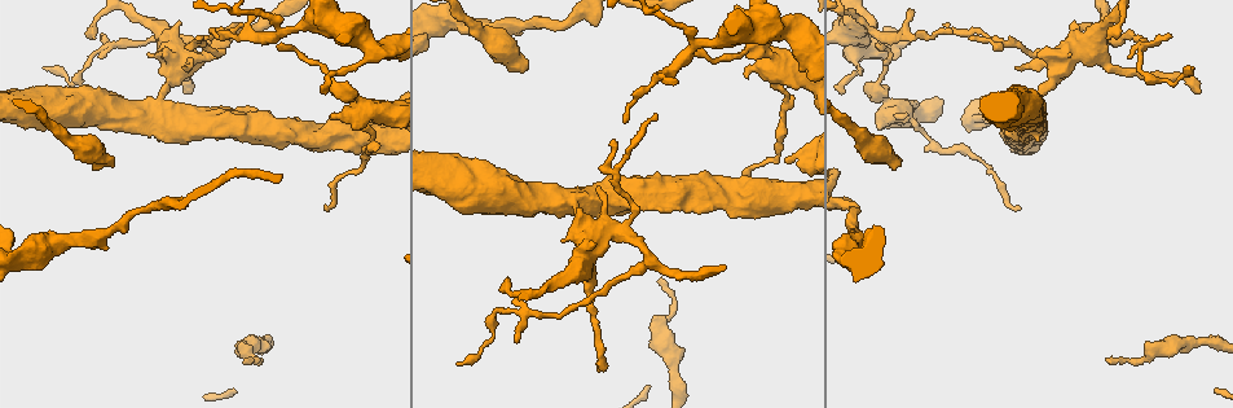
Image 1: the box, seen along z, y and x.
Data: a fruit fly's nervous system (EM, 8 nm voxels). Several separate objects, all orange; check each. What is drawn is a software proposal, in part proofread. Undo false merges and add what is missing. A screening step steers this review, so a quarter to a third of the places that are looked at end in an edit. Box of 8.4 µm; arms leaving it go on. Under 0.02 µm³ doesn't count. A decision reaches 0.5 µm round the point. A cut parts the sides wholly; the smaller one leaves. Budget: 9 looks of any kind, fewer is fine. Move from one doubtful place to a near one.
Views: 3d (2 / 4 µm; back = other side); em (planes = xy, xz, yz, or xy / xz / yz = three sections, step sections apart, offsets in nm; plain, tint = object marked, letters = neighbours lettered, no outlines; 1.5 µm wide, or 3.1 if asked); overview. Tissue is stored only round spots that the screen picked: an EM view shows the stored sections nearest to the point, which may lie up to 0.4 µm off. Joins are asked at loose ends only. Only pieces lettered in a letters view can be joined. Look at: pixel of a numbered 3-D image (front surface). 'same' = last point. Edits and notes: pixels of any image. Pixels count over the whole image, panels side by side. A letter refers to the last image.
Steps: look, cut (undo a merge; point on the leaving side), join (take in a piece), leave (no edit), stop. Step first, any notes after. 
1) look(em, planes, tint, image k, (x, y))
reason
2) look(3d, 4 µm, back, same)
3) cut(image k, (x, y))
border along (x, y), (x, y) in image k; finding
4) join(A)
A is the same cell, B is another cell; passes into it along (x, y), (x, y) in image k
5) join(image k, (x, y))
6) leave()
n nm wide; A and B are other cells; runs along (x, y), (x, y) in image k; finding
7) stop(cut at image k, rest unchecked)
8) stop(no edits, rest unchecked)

look(em, xz, step 8, tint, image 1, (694, 48))
looks like a crossing

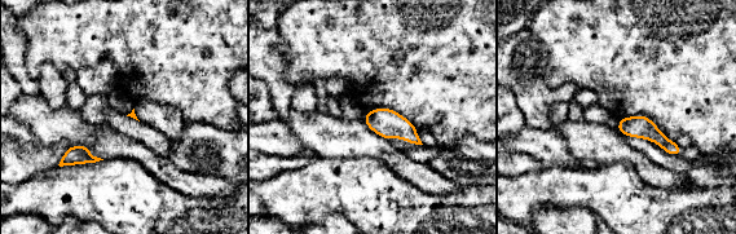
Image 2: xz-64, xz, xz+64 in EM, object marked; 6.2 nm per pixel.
look(em, planes, letters, same)
another direction

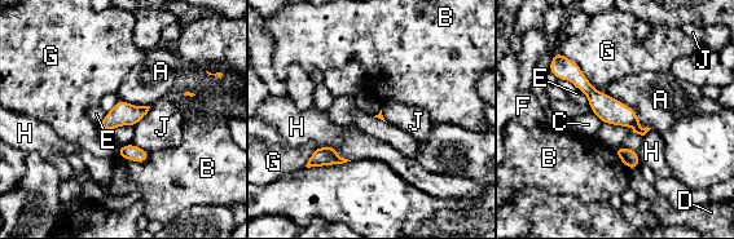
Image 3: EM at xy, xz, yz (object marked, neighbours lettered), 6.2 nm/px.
leave()
A, B, C, D, E, F, G, H and J are other cells; runs along (557, 71), (570, 71), (642, 131) in image 3; all the same neuron

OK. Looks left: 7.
look(3d, 4 µm, back, image 1, (332, 113))
free end

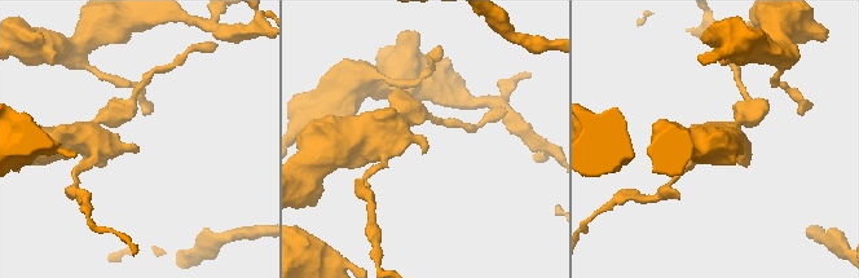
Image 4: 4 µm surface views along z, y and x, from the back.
look(em, planes, plain, image 4, (129, 144))
now the EM

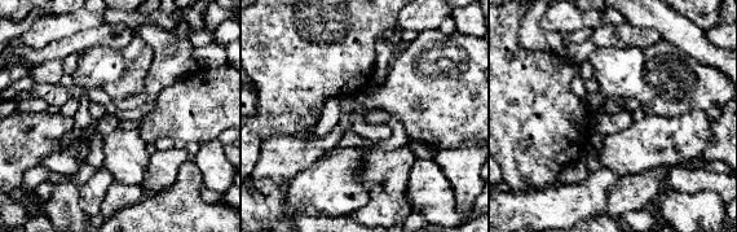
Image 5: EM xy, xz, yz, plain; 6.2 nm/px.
look(em, planes, letters, same)
see the neighbours

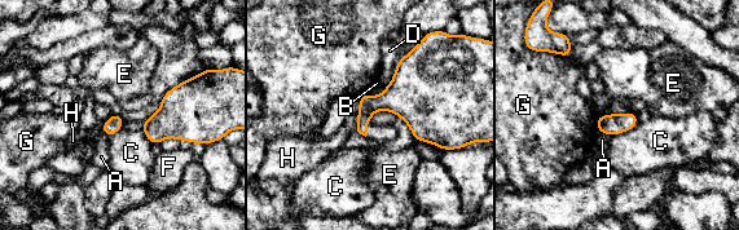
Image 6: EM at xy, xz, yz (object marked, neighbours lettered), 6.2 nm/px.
leave()
D touches over 220 nm; A, B, C, D, E, F, G and H are other cells; border along (385, 87), (379, 94), (366, 92) in image 6; none of them fits

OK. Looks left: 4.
look(em, planes, letters, image 1, (1021, 208))
thin end

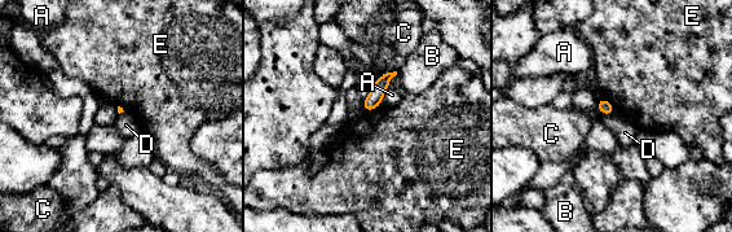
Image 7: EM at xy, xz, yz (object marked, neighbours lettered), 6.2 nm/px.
leave()
A, B, C, D and E are other cells; border along (380, 104), (366, 113) in image 7; none of them fits

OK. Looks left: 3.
look(3d, 2 µm, image 1, (248, 359))
an open end

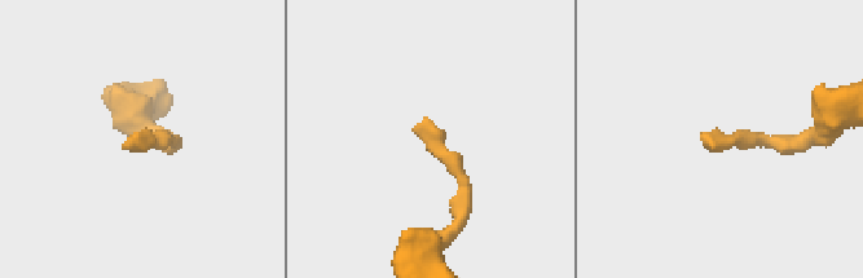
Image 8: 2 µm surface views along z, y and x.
look(em, xy, step 4, plain, image 8, (700, 140))

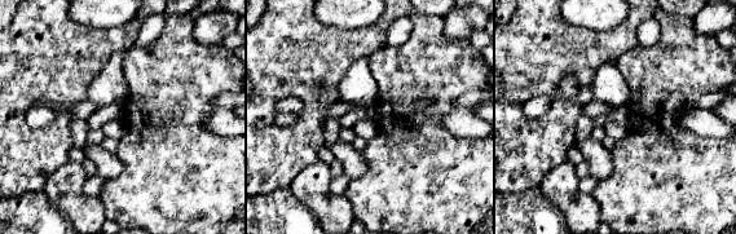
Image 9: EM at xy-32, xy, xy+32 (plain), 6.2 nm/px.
look(em, xy, step 4, letters, same)

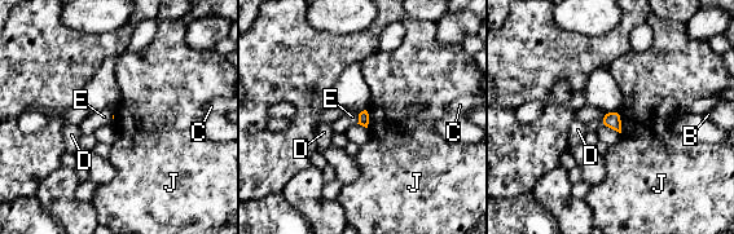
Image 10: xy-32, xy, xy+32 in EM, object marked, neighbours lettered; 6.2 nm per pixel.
leave()
B, C, D, E and J are other cells; border along (618, 110), (620, 113), (620, 133) in image 10; none of them fits

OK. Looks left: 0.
stop(no edits, rest unchecked)

